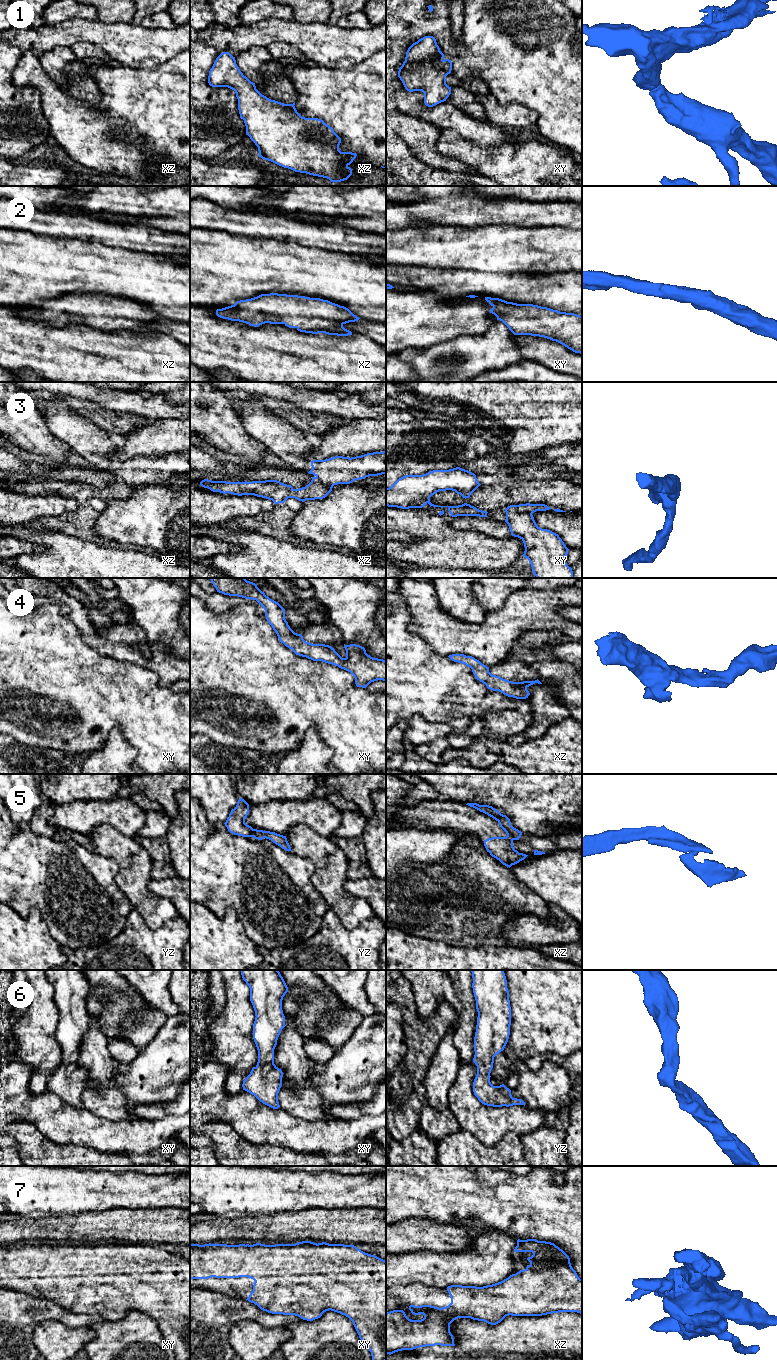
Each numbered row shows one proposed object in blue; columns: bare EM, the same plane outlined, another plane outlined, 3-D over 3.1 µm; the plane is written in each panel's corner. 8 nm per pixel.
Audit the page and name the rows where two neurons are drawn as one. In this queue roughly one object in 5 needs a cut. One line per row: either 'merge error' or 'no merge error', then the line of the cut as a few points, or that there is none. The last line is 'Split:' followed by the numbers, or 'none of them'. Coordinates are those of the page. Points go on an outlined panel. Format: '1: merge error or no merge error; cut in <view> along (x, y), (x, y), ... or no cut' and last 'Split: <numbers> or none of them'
1: no merge error; no cut
2: no merge error; no cut
3: merge error; cut in xy along (515, 505), (520, 512), (531, 514)
4: no merge error; no cut
5: merge error; cut in yz along (254, 829), (251, 836)
6: no merge error; no cut
7: no merge error; no cut
Split: 3, 5

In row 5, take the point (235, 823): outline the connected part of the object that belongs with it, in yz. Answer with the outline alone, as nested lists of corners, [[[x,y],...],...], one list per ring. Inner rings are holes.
[[[240,798],[236,807],[231,810],[229,817],[224,823],[228,831],[234,835],[252,837],[254,829],[245,823],[248,813],[249,804]]]

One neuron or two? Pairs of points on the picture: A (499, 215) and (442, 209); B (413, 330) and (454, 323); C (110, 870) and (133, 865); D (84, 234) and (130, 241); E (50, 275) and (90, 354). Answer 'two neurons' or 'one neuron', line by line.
A: one neuron
B: one neuron
C: two neurons
D: one neuron
E: two neurons

